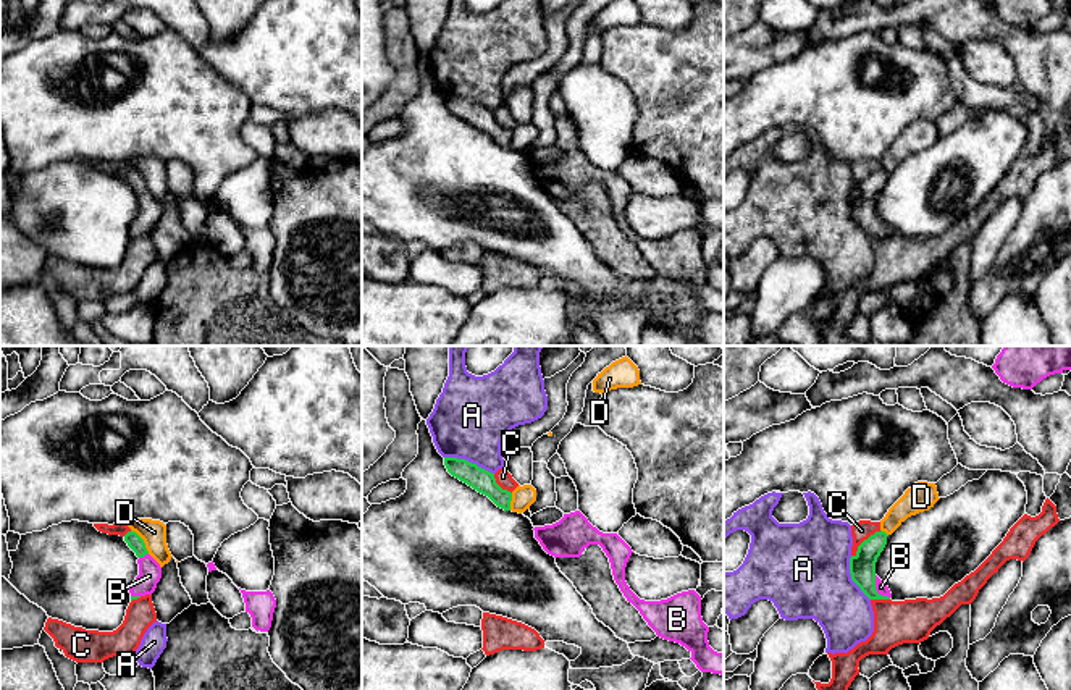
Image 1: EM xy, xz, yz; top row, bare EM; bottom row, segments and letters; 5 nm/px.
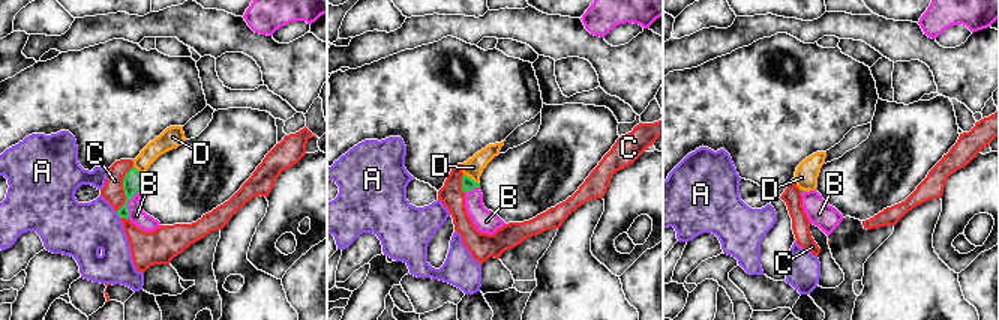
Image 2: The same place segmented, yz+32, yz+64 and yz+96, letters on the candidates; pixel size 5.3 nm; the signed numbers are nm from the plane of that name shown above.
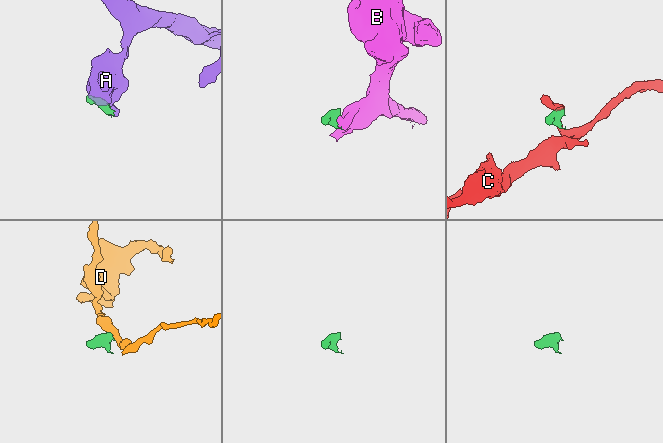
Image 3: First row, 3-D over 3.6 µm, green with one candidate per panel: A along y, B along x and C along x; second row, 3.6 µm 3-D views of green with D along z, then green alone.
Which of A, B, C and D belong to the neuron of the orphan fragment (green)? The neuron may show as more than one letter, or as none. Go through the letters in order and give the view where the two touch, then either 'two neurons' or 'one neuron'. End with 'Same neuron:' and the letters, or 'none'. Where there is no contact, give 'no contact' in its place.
A: meets green in xz; two neurons
B: meets green in yz; one neuron
C: meets green in yz; two neurons
D: meets green in xy; two neurons
Same neuron: B

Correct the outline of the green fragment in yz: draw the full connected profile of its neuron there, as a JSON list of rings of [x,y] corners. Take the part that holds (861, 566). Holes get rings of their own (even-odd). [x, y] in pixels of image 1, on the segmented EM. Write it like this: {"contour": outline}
{"contour": [[[876,532],[864,540],[855,556],[850,557],[851,580],[869,600],[890,600],[888,587],[876,575],[876,562],[887,545],[887,533]]]}

